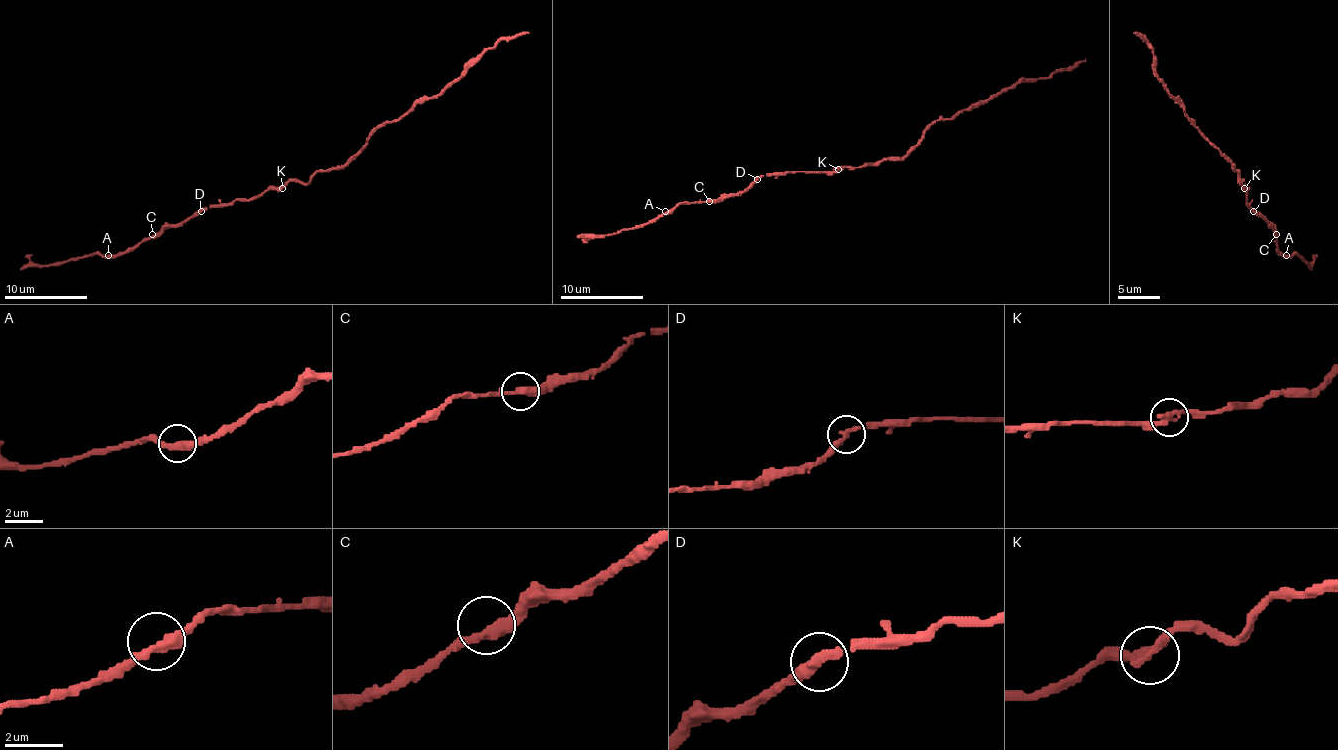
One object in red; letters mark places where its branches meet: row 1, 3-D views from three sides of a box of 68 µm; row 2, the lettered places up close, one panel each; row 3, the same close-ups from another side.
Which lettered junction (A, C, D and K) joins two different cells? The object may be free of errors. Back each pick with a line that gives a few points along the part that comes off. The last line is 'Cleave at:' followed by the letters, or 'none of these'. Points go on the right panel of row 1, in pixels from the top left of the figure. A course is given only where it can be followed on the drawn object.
Cleave at: none of these

